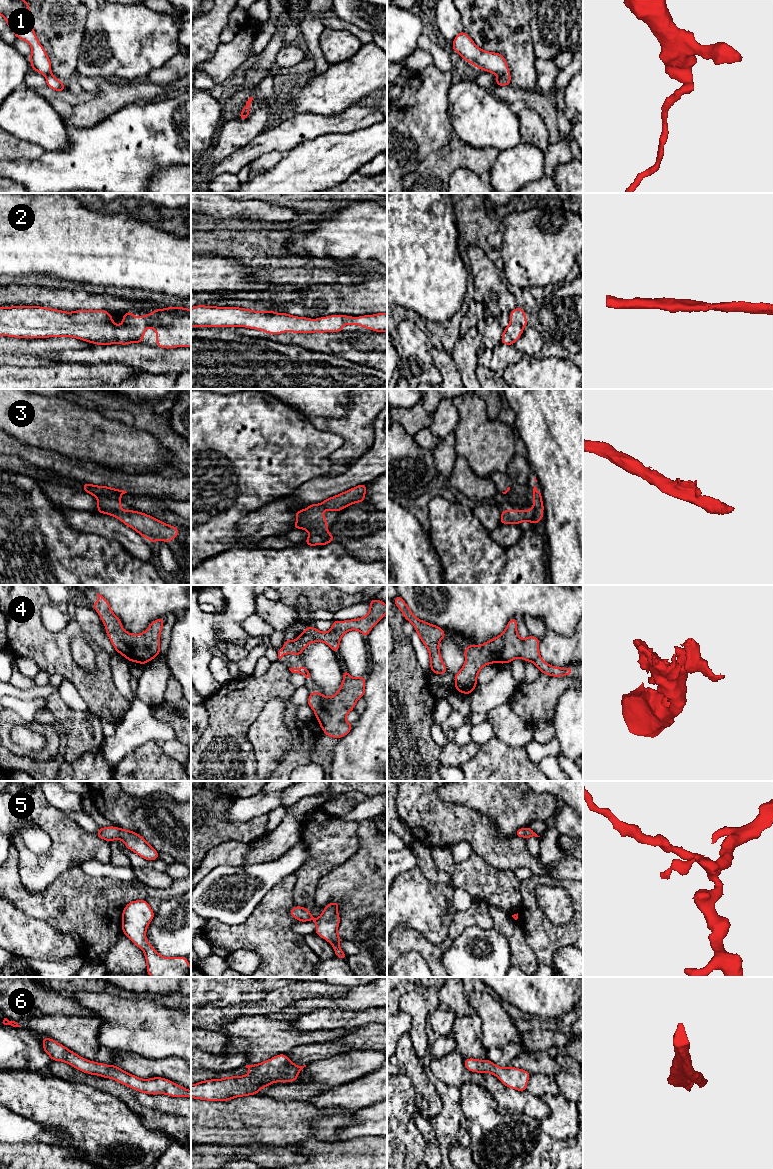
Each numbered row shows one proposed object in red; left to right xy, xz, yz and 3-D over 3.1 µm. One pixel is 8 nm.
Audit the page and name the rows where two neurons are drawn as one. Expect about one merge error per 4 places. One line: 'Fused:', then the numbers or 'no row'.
Fused: no row

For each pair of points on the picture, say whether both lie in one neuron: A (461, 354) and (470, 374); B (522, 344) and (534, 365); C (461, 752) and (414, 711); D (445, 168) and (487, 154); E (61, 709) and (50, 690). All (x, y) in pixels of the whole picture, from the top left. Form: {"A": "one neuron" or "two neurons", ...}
{"A": "one neuron", "B": "two neurons", "C": "two neurons", "D": "one neuron", "E": "two neurons"}

